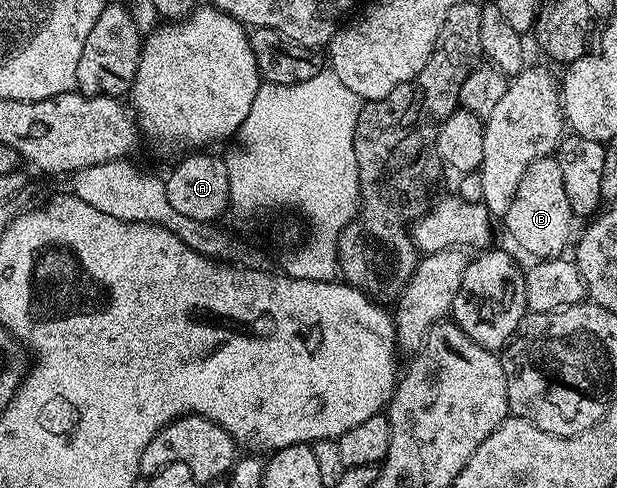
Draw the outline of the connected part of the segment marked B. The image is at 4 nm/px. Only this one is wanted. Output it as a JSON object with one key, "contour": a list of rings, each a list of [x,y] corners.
{"contour":[[[557,158],[537,159],[532,161],[532,165],[528,165],[524,177],[520,177],[516,197],[512,197],[512,205],[508,205],[504,222],[515,245],[520,250],[535,255],[535,260],[559,258],[565,252],[562,250],[571,246],[570,230],[576,223],[576,217],[568,205],[568,193],[564,193],[564,177],[560,173]]]}

